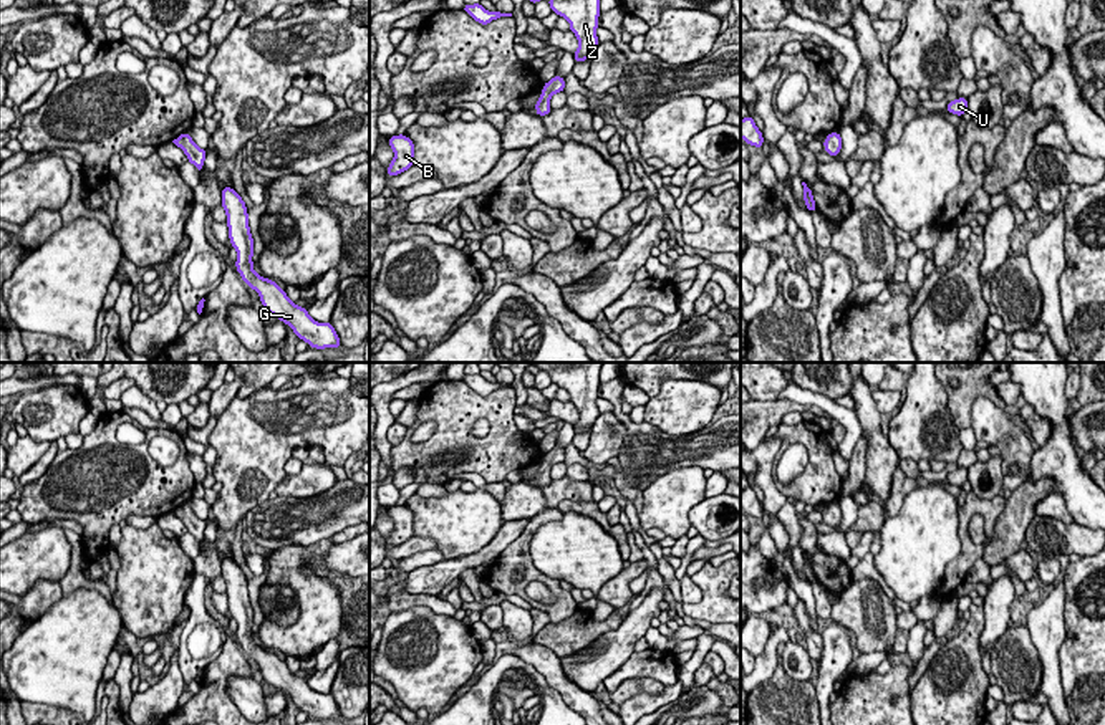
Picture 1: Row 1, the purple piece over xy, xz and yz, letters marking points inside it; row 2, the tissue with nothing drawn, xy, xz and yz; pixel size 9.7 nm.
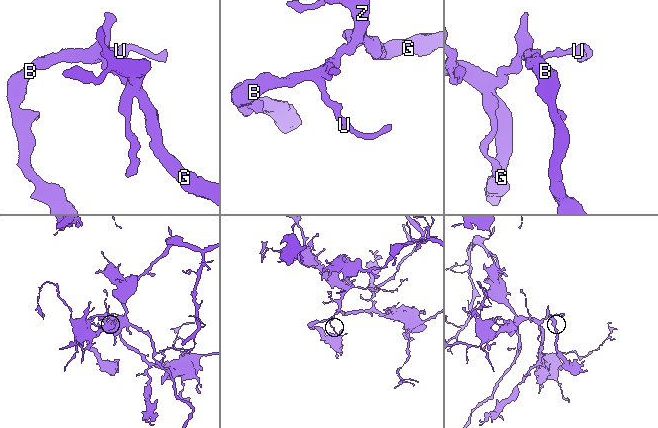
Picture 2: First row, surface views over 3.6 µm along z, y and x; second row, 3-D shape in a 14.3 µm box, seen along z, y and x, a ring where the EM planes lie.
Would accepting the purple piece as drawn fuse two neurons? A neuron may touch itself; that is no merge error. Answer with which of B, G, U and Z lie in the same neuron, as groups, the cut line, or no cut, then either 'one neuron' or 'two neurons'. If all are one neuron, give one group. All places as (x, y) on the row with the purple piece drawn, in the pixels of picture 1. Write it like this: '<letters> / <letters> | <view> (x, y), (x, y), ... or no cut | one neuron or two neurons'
B G U Z | no cut | one neuron

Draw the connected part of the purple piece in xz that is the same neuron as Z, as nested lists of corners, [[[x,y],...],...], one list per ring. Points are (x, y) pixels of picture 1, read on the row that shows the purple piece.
[[[547,0],[552,12],[570,23],[570,31],[578,40],[578,50],[573,53],[575,63],[590,60],[600,40],[596,36],[600,0]]]

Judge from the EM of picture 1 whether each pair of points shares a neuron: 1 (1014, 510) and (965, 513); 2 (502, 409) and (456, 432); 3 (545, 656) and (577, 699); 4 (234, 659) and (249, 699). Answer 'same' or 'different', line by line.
1: different
2: same
3: same
4: different

